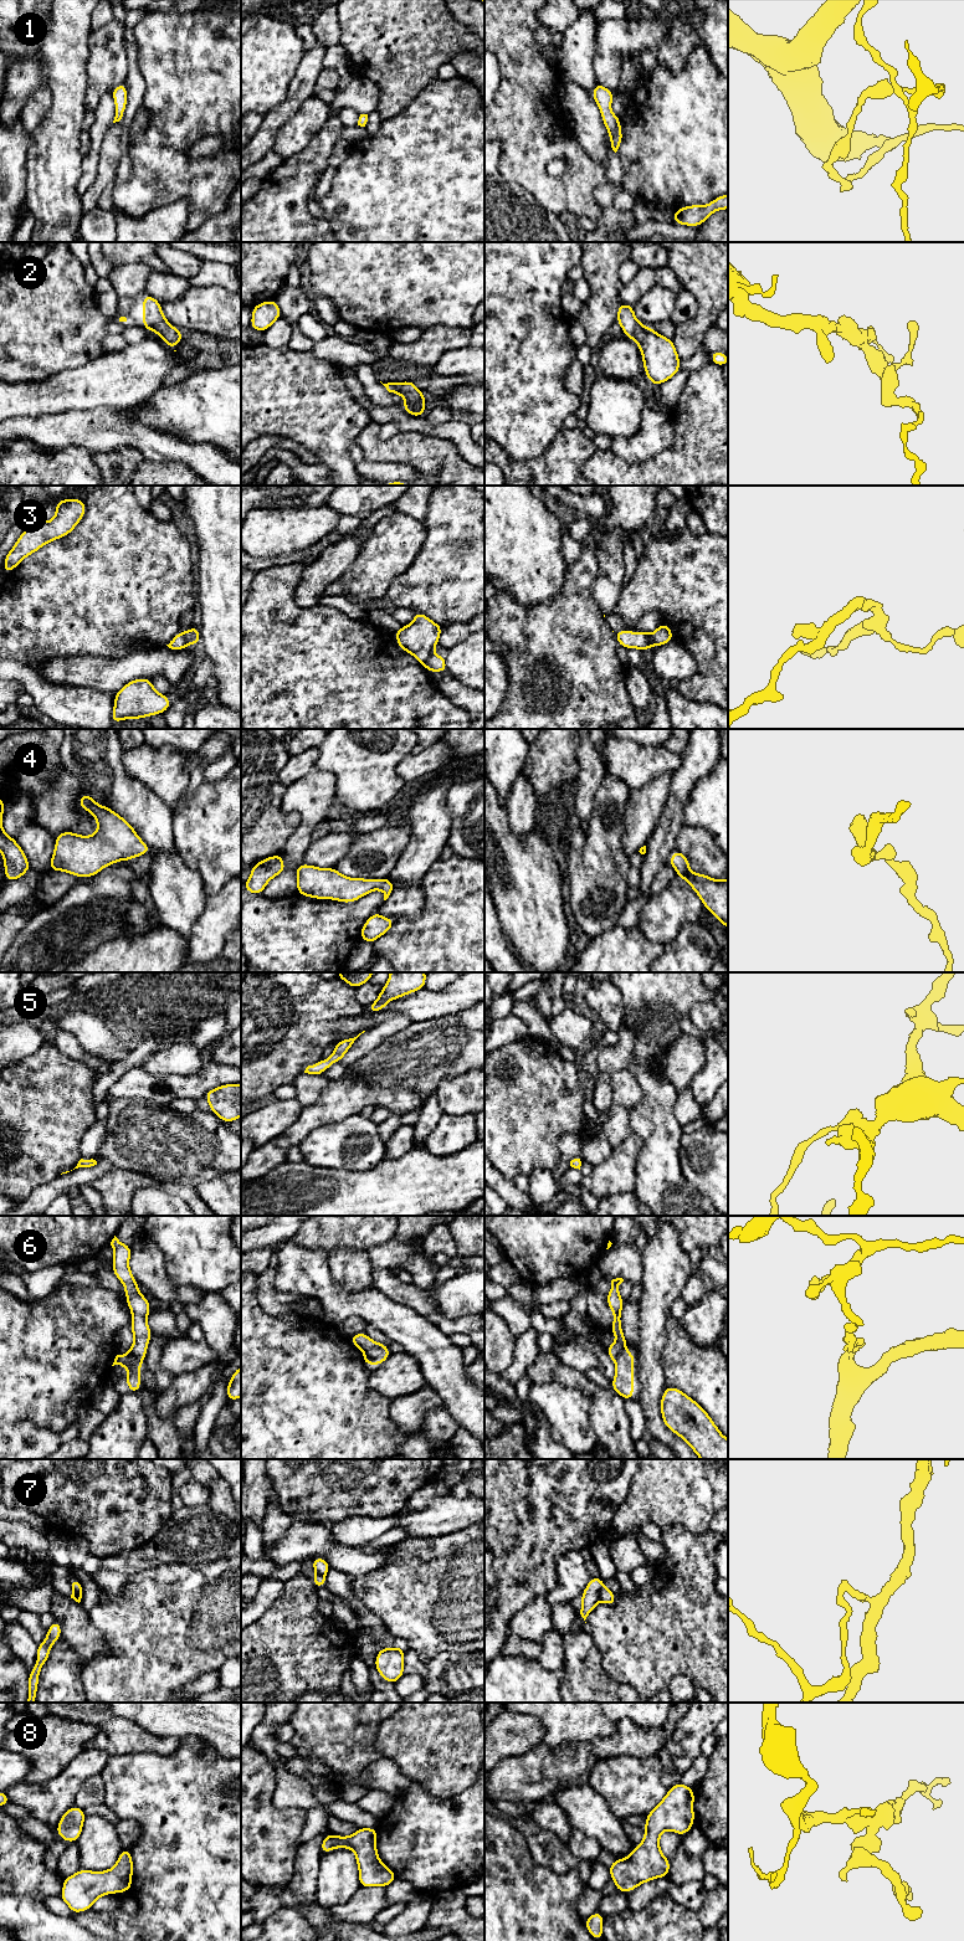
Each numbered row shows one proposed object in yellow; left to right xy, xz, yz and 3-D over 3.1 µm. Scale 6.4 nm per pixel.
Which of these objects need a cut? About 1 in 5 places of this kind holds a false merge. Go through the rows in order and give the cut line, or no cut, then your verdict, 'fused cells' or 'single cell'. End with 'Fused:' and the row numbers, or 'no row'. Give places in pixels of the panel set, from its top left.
1: no cut; single cell
2: no cut; single cell
3: cut in xy along (180, 632), (188, 645); fused cells
4: no cut; single cell
5: no cut; single cell
6: cut in xz along (386, 1346), (373, 1346), (364, 1351); fused cells
7: cut in yz along (604, 1586), (599, 1593), (599, 1600); fused cells
8: no cut; single cell
Fused: 3, 6, 7

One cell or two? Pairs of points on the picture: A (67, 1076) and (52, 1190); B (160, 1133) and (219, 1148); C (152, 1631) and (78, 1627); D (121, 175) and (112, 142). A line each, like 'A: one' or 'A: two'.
A: two
B: one
C: two
D: two

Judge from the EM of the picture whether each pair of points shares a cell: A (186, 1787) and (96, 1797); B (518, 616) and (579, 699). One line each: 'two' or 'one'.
A: two
B: one

